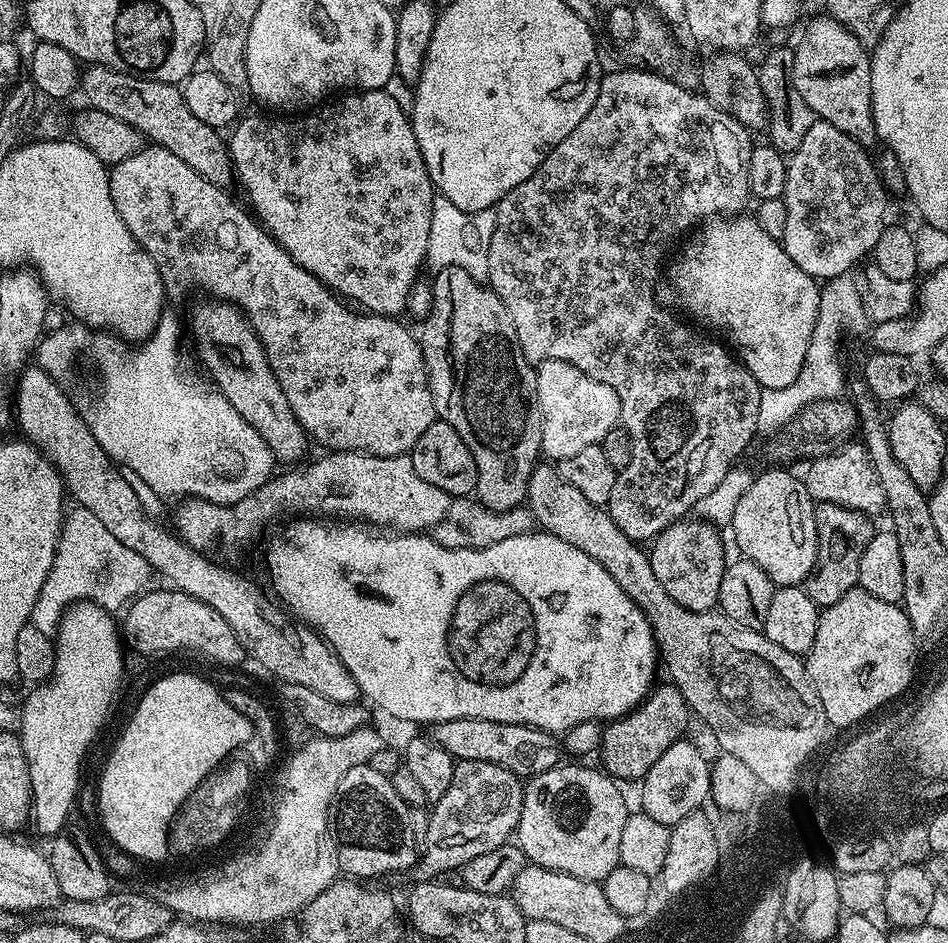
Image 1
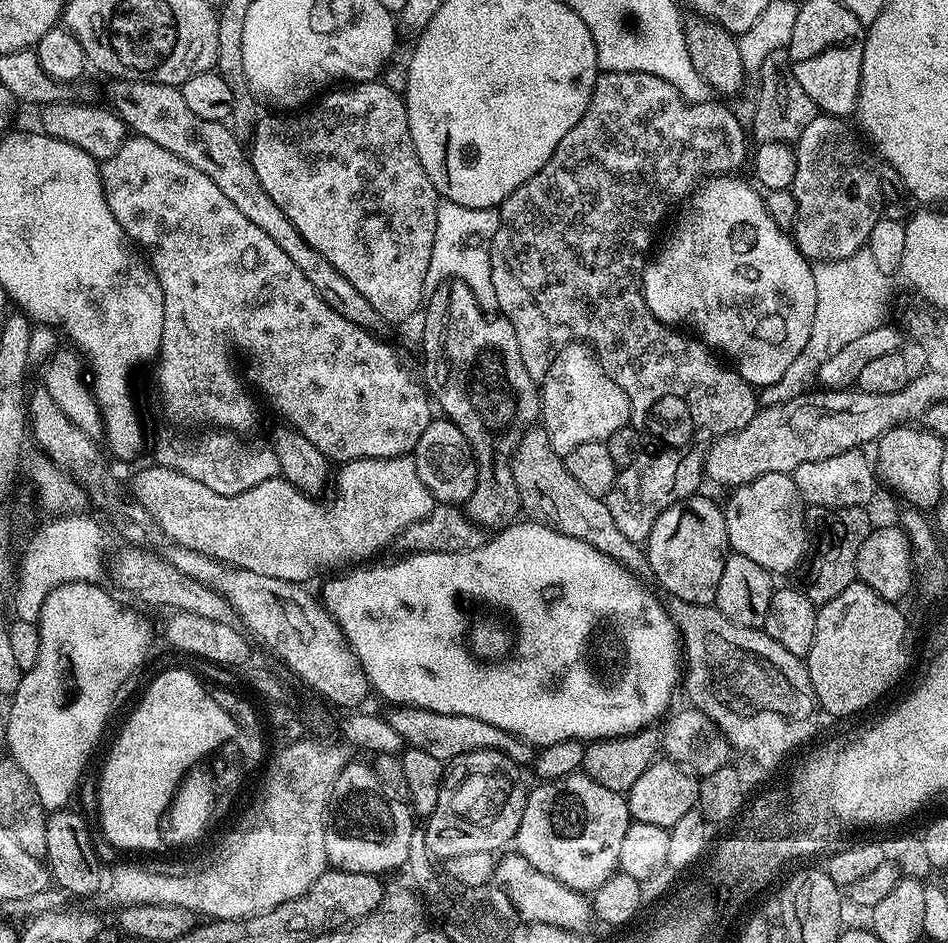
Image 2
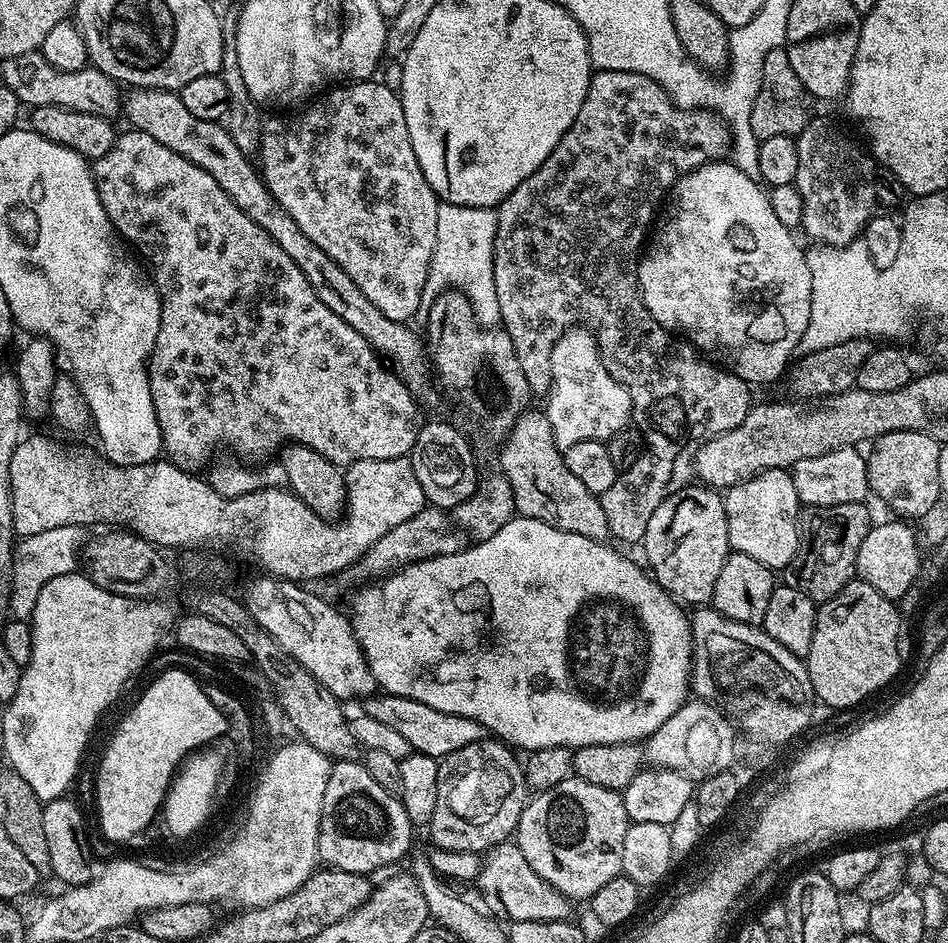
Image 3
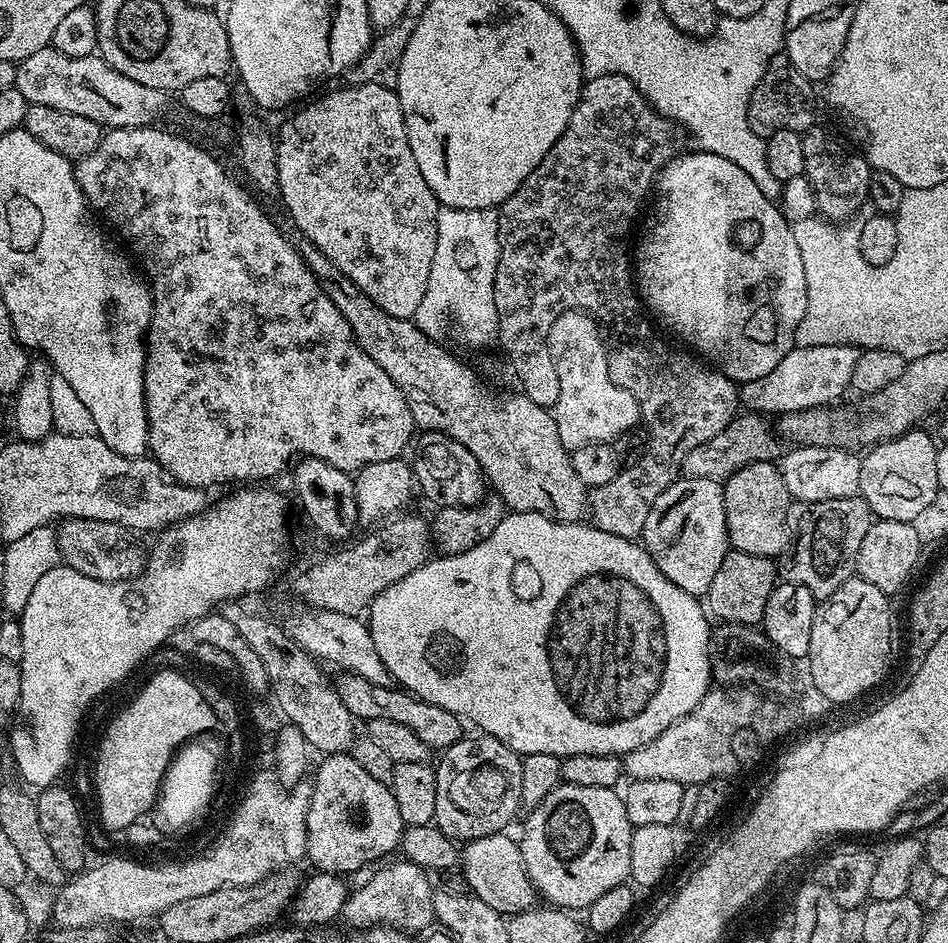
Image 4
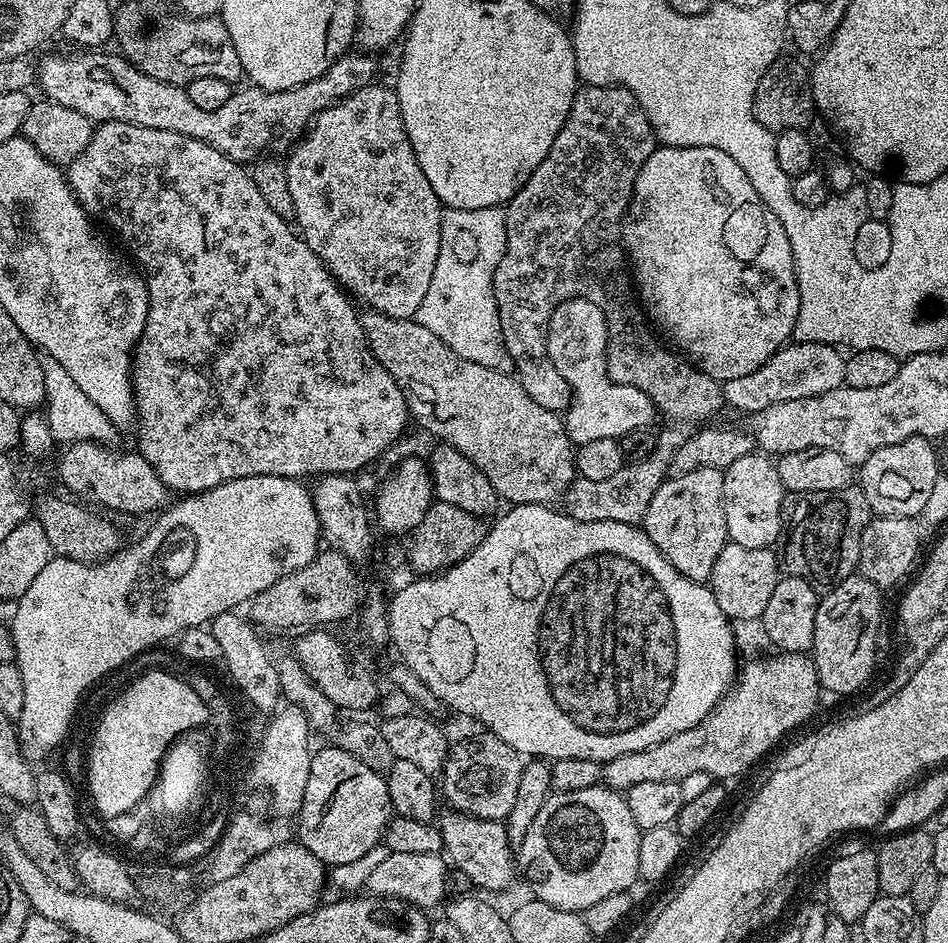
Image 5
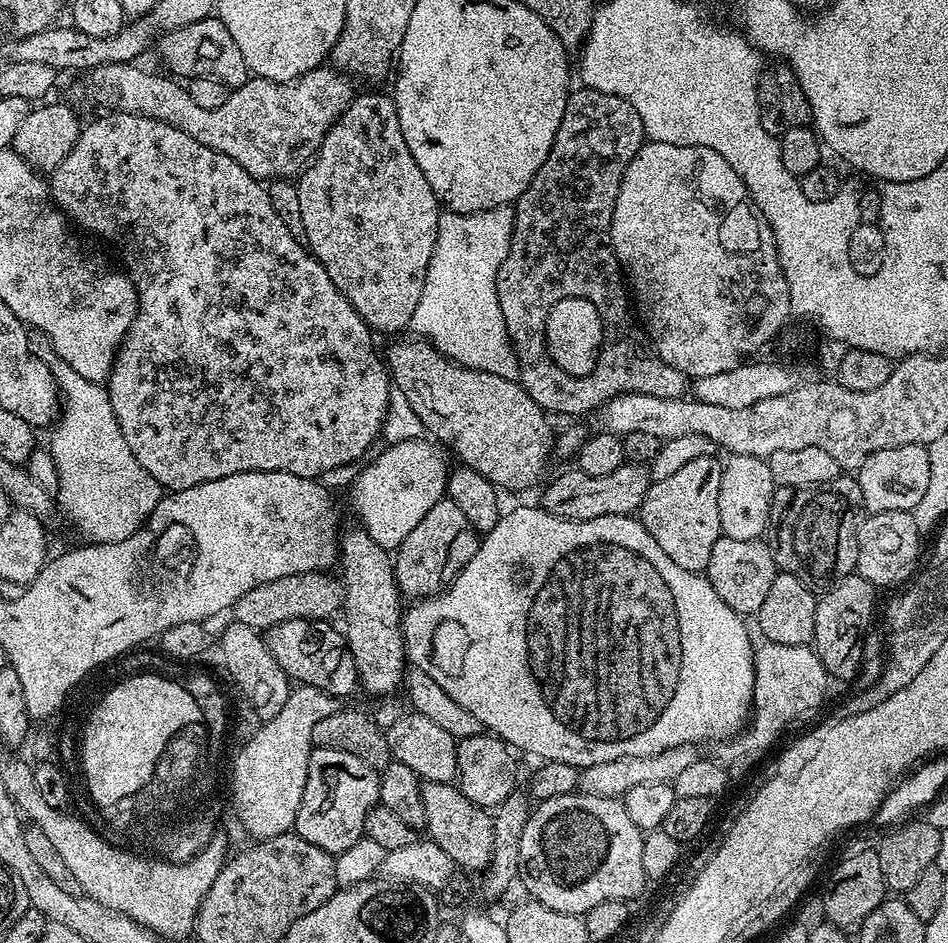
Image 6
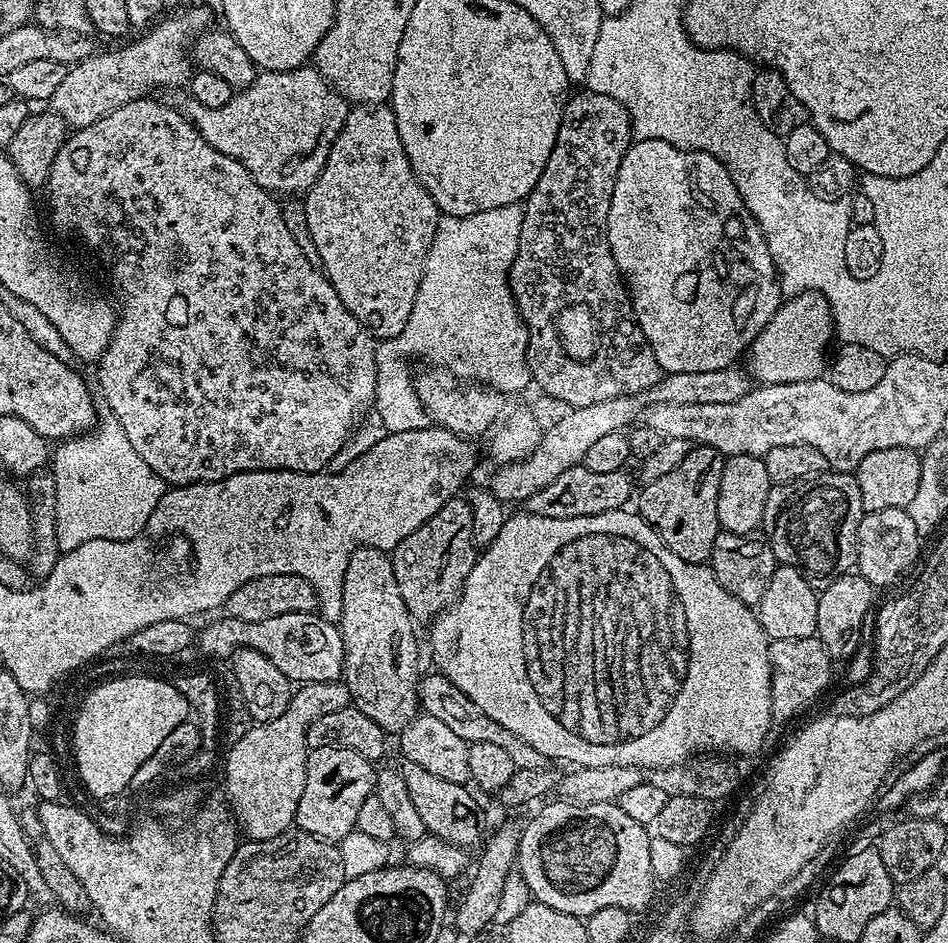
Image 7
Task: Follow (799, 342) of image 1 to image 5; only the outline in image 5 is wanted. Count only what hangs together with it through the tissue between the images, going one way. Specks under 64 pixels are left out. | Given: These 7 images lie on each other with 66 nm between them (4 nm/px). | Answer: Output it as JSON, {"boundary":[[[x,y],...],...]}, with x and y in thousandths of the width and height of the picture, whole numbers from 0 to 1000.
{"boundary":[[[693,155],[671,186],[667,210],[662,214],[662,224],[656,234],[656,258],[661,279],[665,281],[666,296],[669,298],[674,321],[682,338],[709,359],[708,368],[718,379],[733,386],[750,403],[763,405],[770,401],[783,401],[783,397],[795,397],[800,388],[807,386],[821,370],[836,359],[835,351],[842,337],[844,313],[838,291],[838,271],[833,265],[833,252],[829,252],[825,235],[821,235],[821,231],[816,231],[816,227],[804,214],[804,210],[800,210],[800,205],[795,203],[795,197],[791,197],[791,189],[787,189],[783,176],[771,173],[768,165],[762,163],[762,159],[753,159],[753,155],[727,157]]]}

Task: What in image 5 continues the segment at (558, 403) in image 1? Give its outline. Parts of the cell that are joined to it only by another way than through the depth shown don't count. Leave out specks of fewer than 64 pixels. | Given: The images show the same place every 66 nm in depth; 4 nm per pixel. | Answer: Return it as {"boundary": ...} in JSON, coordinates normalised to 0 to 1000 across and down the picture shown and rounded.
{"boundary":[[[611,316],[608,321],[588,324],[579,339],[578,373],[580,383],[589,390],[600,411],[603,415],[602,428],[594,438],[595,454],[599,458],[604,472],[611,473],[618,469],[627,469],[631,464],[648,464],[653,467],[655,462],[665,460],[665,456],[674,454],[688,454],[691,445],[694,445],[692,432],[688,424],[669,409],[660,409],[648,405],[641,399],[641,344],[635,329],[618,316]]]}

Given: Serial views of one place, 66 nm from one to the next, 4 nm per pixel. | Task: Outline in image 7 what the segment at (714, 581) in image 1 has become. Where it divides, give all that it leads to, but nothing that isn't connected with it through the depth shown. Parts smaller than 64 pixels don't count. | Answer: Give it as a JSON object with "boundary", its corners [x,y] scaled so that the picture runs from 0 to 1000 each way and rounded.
{"boundary":[[[744,471],[727,474],[724,486],[694,511],[678,514],[673,522],[673,545],[698,571],[715,592],[729,598],[746,599],[751,592],[753,571],[762,562],[757,554],[757,515],[766,485]]]}

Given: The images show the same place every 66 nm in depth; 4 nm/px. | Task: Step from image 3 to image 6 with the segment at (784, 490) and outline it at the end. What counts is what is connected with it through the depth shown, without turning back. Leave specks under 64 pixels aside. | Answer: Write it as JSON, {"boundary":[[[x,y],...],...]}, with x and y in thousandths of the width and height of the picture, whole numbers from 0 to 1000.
{"boundary":[[[769,483],[763,489],[762,515],[757,515],[757,549],[763,567],[784,573],[801,573],[811,563],[814,529],[821,514],[805,484]]]}

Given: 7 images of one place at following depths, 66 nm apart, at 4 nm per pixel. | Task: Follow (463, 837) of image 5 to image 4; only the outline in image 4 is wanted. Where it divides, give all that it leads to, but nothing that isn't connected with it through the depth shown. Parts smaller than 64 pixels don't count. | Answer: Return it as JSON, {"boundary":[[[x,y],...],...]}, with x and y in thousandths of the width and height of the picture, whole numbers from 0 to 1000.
{"boundary":[[[522,882],[520,887],[493,892],[487,899],[487,920],[488,916],[489,933],[498,941],[495,942],[497,949],[528,969],[554,967],[566,958],[568,947],[553,920],[549,896],[543,890],[539,891],[536,884]]]}

